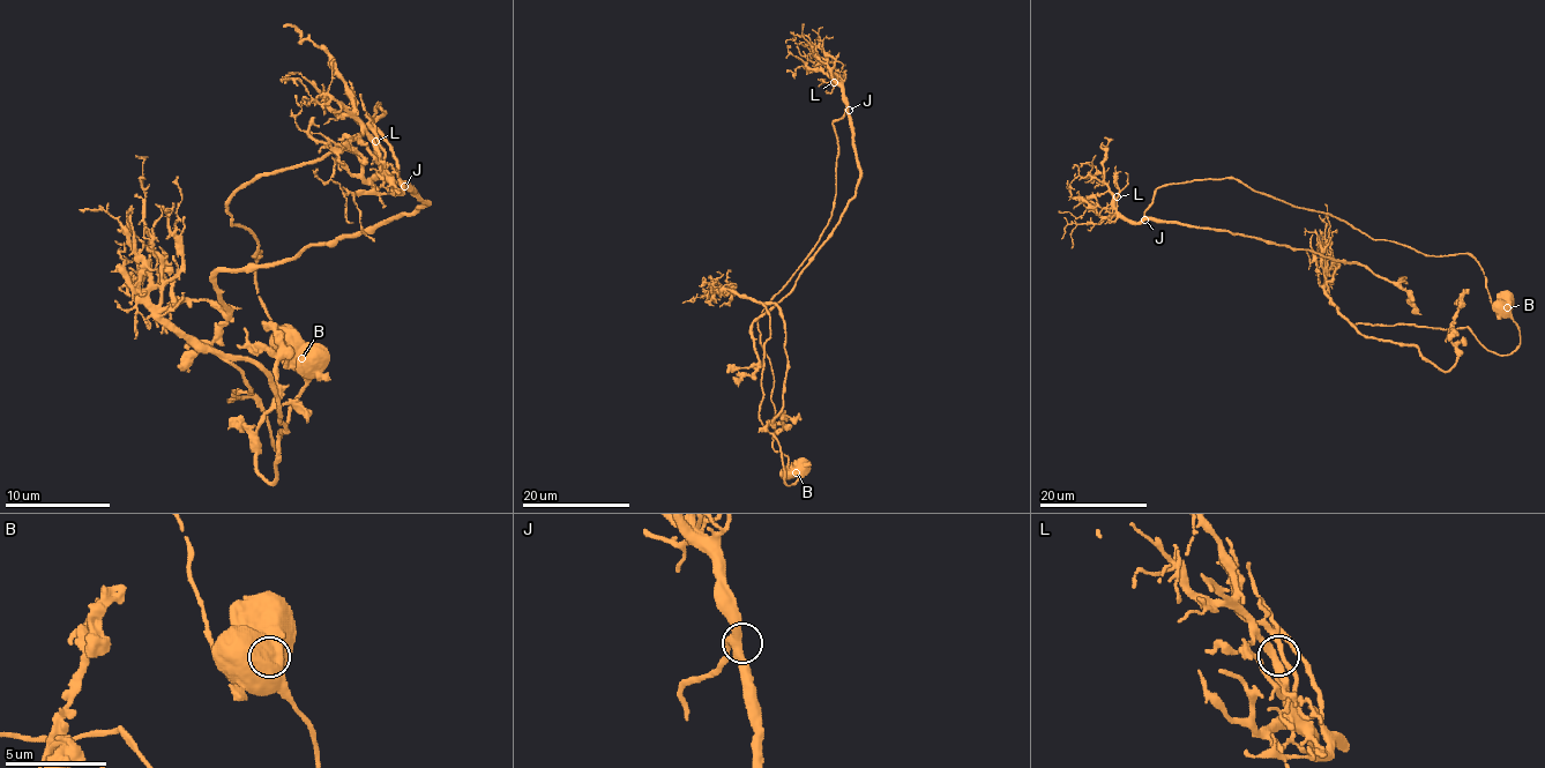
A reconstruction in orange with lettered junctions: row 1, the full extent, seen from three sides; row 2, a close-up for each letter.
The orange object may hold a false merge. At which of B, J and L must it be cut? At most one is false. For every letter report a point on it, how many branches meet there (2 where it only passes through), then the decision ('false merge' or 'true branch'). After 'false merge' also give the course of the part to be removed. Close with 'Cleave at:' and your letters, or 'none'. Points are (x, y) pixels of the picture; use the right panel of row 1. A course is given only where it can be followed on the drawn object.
B: place (1507, 307); branches 1; false merge; course (1507, 307), (1520, 335), (1509, 355), (1468, 327), (1350, 323), (1337, 310), (1447, 371), (1469, 289)
J: place (1144, 220); branches 3; true branch
L: place (1117, 196); branches 2; true branch
Cleave at: B

